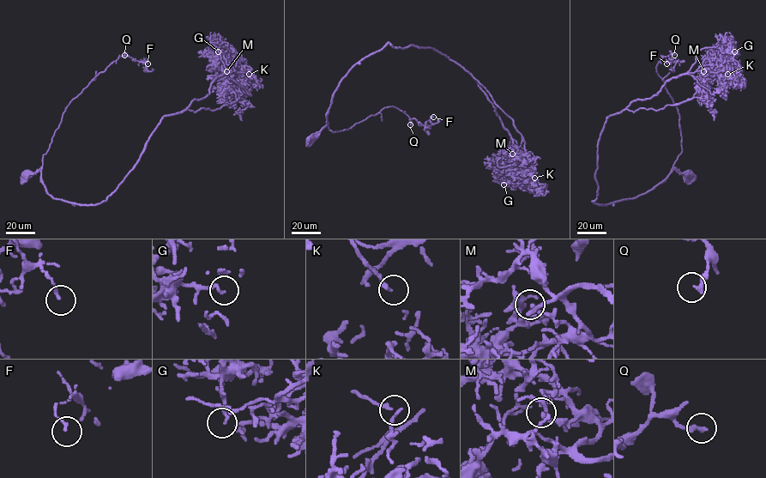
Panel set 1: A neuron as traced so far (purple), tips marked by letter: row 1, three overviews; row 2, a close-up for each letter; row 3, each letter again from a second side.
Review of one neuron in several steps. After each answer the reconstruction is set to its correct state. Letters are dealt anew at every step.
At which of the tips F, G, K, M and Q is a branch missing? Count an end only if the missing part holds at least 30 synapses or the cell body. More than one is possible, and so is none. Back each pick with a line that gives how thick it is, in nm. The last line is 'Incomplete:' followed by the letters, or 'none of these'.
Incomplete: none of these

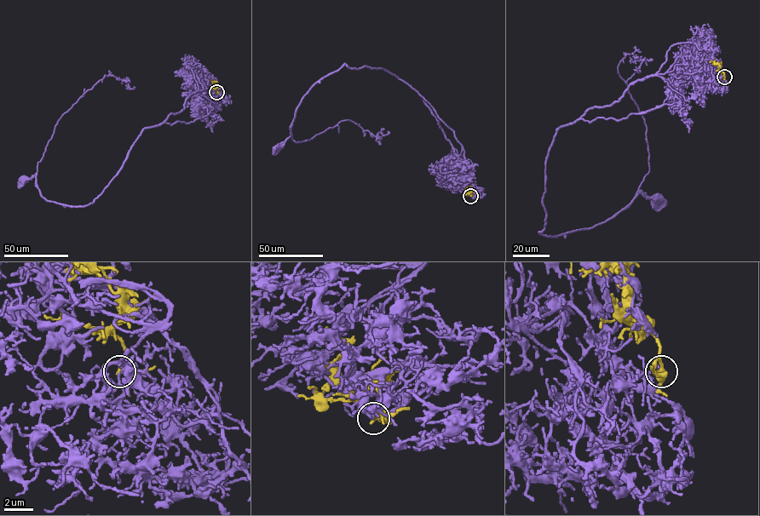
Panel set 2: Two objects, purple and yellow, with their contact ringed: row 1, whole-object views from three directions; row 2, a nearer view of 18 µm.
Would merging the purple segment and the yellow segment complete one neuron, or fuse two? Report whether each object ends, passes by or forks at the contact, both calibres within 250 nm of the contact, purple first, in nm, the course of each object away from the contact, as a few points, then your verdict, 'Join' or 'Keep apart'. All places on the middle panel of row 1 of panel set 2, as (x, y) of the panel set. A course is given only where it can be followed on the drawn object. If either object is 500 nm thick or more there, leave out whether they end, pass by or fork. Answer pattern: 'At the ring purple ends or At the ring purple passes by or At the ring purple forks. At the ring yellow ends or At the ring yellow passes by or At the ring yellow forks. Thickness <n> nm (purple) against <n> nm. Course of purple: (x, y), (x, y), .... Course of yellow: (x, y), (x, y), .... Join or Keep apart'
At the ring purple ends. At the ring yellow passes by. Thickness 160 nm (purple) against 200 nm. Course of purple: (470, 196), (474, 181), (454, 171), (461, 157), (431, 110), (381, 68), (344, 64), (321, 77), (278, 146). Course of yellow: (470, 196), (467, 191), (471, 185). Keep apart

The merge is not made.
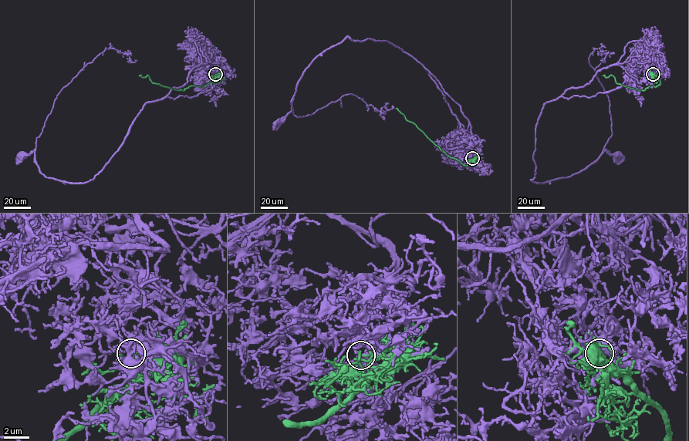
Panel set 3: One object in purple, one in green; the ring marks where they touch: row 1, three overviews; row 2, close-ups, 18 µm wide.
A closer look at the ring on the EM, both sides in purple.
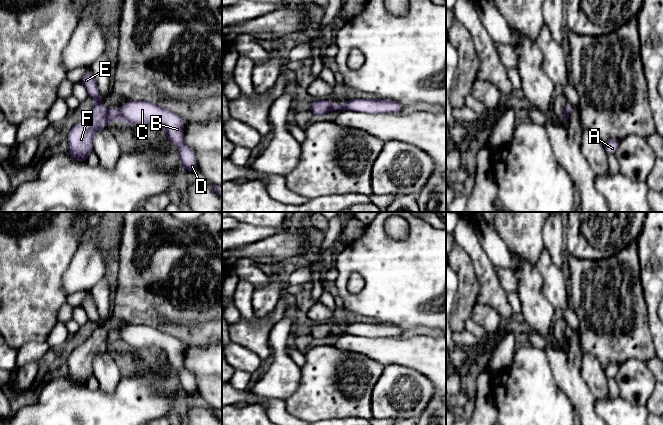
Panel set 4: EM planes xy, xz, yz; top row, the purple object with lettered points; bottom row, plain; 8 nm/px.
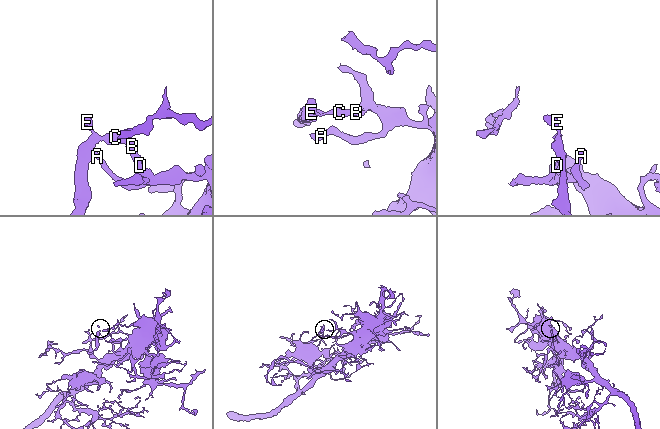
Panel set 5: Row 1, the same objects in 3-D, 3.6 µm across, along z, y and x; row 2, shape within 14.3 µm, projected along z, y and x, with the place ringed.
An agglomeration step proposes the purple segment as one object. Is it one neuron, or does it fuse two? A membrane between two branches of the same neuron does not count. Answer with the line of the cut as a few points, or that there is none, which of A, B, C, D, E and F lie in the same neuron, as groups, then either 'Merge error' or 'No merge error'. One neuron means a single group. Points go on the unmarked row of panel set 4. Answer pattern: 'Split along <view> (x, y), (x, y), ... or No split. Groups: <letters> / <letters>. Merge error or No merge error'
Split along xy (107, 334), (107, 343), (110, 346). Groups: A B C D E / F. Merge error

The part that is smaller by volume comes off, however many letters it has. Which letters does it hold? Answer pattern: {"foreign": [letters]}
{"foreign": ["F"]}

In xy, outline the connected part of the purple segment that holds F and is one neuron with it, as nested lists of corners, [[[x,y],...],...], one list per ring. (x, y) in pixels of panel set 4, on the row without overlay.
[[[100,324],[92,334],[70,354],[67,364],[69,378],[78,386],[86,386],[88,379],[94,375],[93,359],[97,354],[111,346],[107,342],[108,334]]]

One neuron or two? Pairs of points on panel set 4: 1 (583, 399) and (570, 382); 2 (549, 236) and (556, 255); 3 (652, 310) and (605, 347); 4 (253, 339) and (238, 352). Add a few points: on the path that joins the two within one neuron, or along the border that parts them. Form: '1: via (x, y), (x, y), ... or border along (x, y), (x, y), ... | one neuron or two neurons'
1: via (579, 395), (573, 386) | one neuron
2: via (553, 241), (555, 250) | one neuron
3: border along (642, 290), (647, 305), (647, 324), (652, 336) | two neurons
4: border along (232, 342), (250, 349), (262, 360) | two neurons

